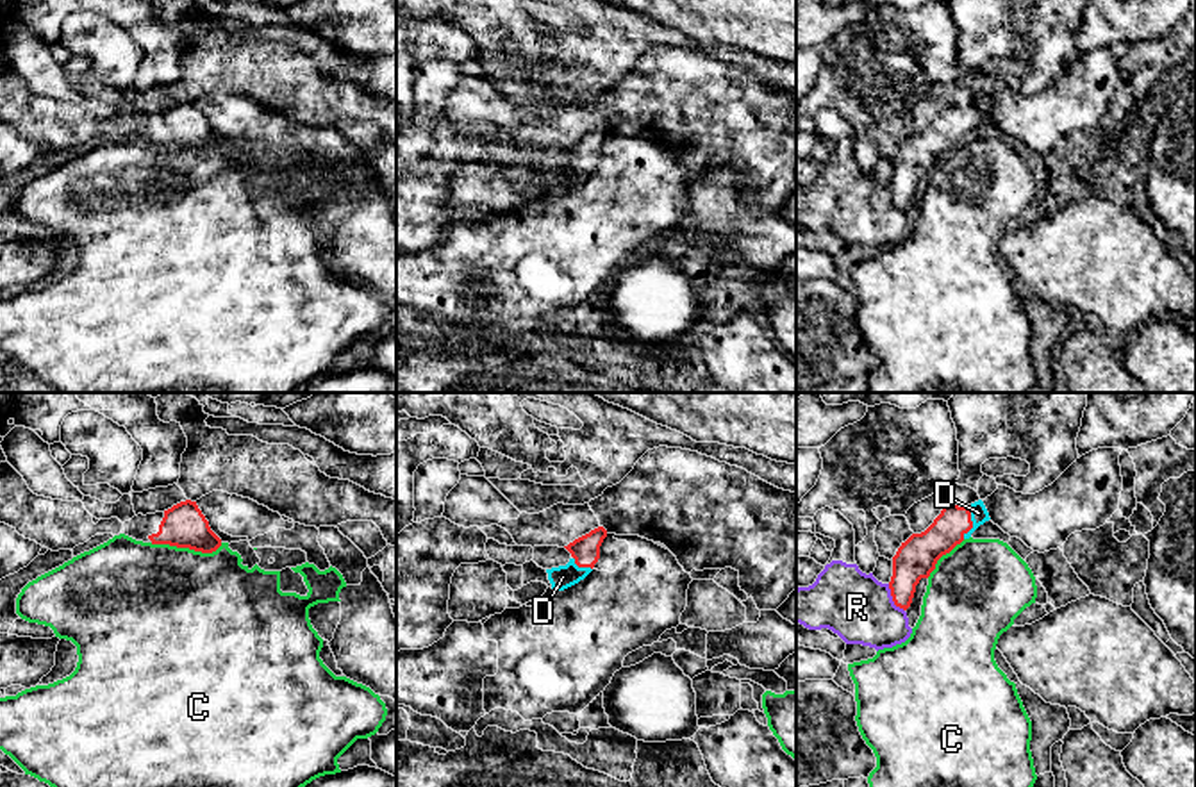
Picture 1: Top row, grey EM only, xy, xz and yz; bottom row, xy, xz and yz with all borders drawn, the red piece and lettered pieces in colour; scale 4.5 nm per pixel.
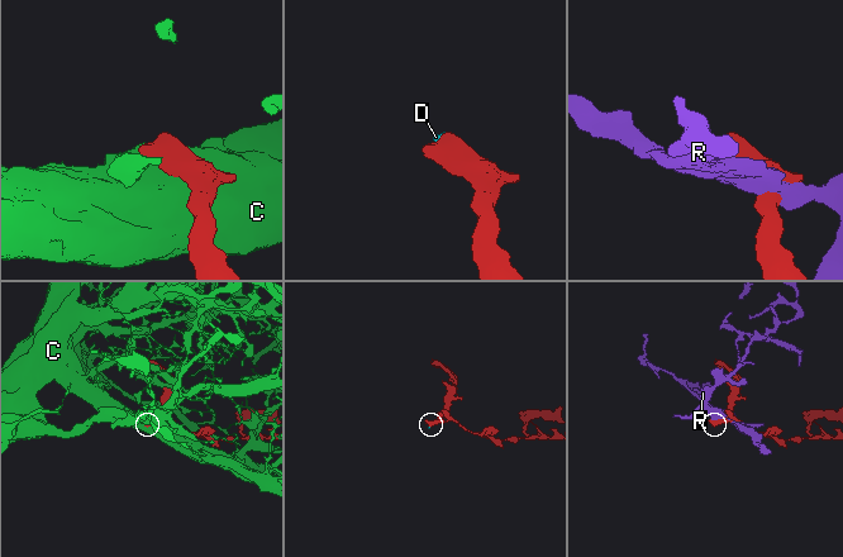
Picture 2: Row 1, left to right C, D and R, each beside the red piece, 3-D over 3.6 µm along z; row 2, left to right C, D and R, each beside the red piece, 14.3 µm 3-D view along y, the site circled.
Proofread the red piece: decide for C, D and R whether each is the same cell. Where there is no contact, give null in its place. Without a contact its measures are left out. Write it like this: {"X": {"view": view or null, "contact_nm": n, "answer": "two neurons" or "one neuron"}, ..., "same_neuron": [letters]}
{"C": {"view": "xy", "contact_nm": 320, "answer": "two neurons"}, "D": {"view": "yz", "contact_nm": 150, "answer": "one neuron"}, "R": {"view": "yz", "contact_nm": 150, "answer": "two neurons"}, "same_neuron": ["D"]}

